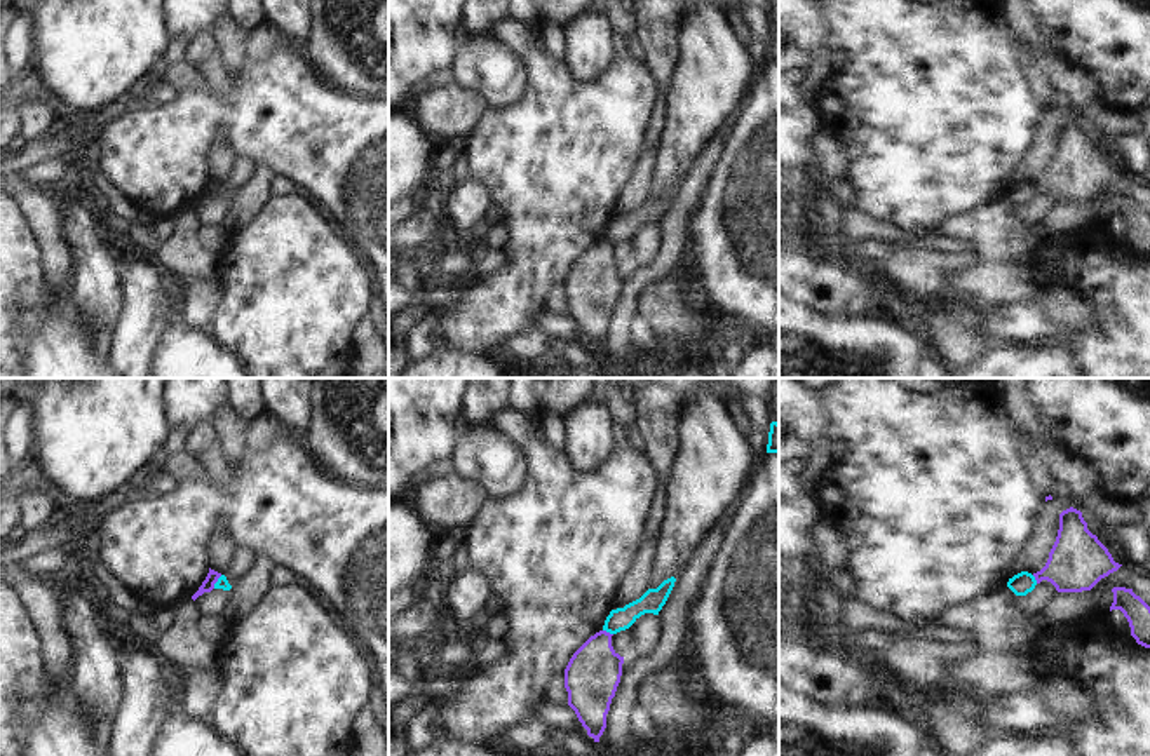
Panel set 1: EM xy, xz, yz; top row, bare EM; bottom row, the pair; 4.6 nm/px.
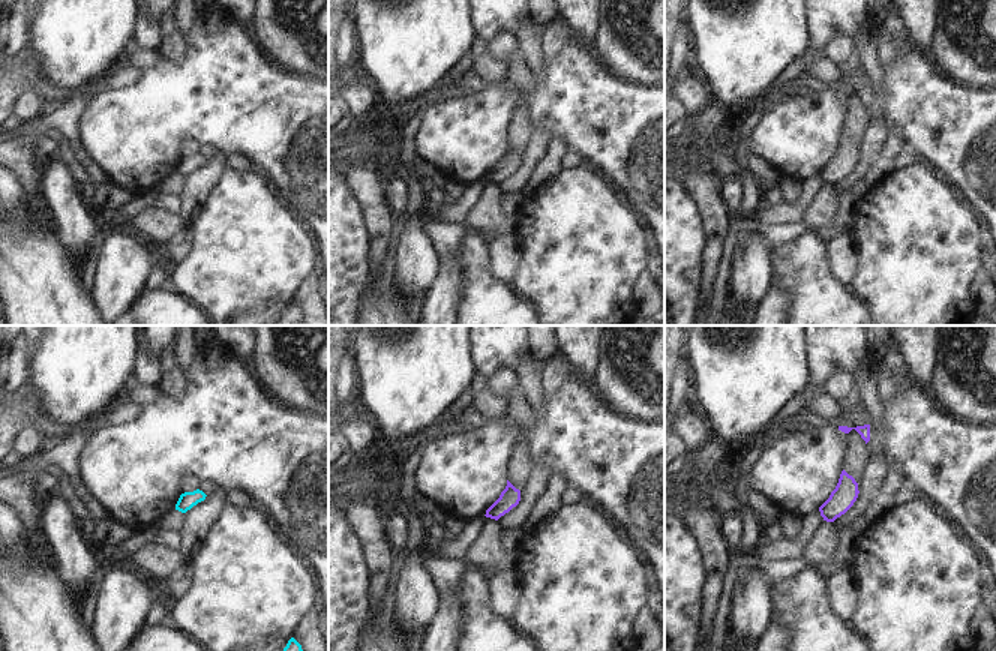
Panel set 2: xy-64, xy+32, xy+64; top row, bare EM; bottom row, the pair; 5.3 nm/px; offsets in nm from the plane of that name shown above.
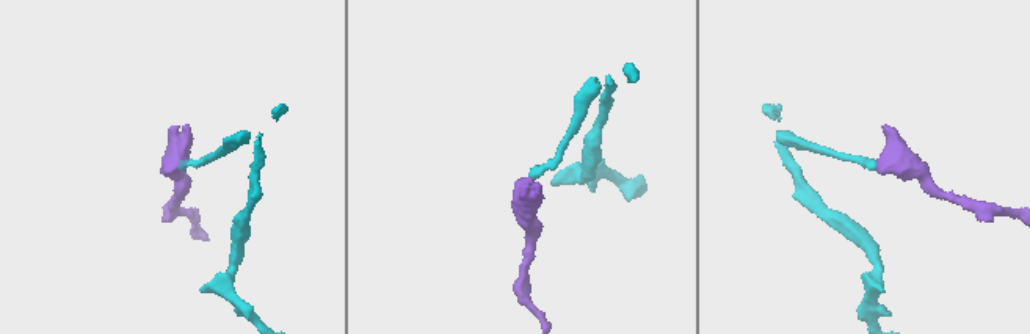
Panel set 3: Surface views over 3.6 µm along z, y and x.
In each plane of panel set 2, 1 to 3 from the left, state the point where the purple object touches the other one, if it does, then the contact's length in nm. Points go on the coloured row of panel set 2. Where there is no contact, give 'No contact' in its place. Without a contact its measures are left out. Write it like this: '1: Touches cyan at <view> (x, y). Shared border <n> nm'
1: No contact
2: No contact
3: No contact.

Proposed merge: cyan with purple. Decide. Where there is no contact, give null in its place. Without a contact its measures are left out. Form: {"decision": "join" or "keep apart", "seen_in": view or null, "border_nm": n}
{"decision": "keep apart", "seen_in": "xz", "border_nm": 50}

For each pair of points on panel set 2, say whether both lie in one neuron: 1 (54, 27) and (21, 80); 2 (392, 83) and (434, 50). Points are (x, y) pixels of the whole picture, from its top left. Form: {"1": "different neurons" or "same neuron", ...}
{"1": "different neurons", "2": "same neuron"}

